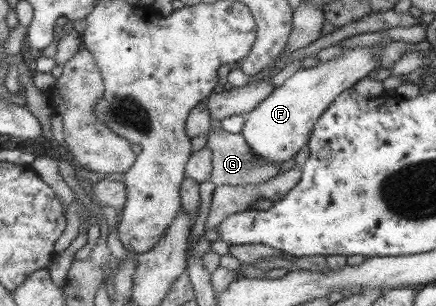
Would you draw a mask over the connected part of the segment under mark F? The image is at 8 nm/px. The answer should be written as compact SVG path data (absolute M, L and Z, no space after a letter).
M385 45L346 48L328 62L316 61L314 66L300 67L282 85L274 87L243 120L240 134L248 148L264 162L286 162L307 144L316 119L345 88L367 76L376 68L377 52Z

